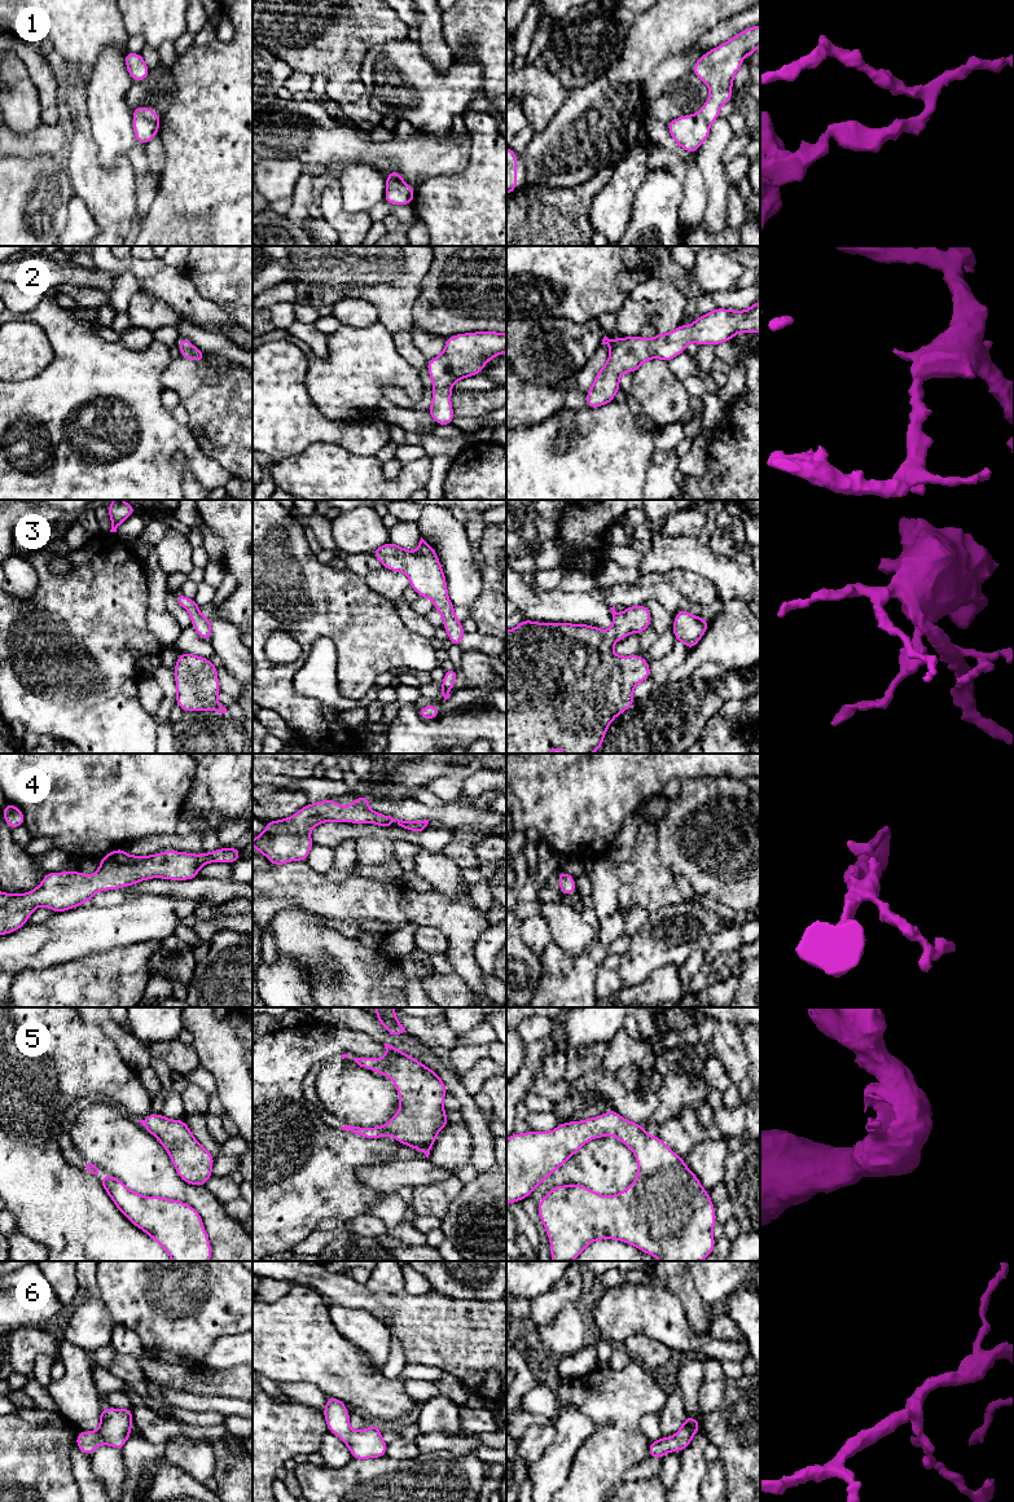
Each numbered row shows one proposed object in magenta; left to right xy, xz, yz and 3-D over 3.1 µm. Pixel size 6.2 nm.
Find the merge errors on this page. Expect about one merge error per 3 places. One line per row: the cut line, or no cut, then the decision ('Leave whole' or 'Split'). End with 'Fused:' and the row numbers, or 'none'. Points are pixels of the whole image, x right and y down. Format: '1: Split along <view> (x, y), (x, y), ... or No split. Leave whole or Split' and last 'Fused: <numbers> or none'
1: No split. Leave whole
2: No split. Leave whole
3: No split. Leave whole
4: No split. Leave whole
5: No split. Leave whole
6: No split. Leave whole
Fused: none

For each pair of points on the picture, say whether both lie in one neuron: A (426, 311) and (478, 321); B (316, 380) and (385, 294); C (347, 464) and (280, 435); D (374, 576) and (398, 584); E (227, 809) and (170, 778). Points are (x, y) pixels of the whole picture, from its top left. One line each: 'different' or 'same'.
A: same
B: different
C: different
D: same
E: different

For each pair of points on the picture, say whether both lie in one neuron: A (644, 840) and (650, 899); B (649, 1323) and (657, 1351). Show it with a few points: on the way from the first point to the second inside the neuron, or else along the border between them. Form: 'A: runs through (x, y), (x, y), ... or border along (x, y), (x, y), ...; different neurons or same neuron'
A: runs through (645, 855), (650, 872), (650, 885); same neuron
B: border along (623, 1342), (630, 1336), (646, 1335), (679, 1355); different neurons

